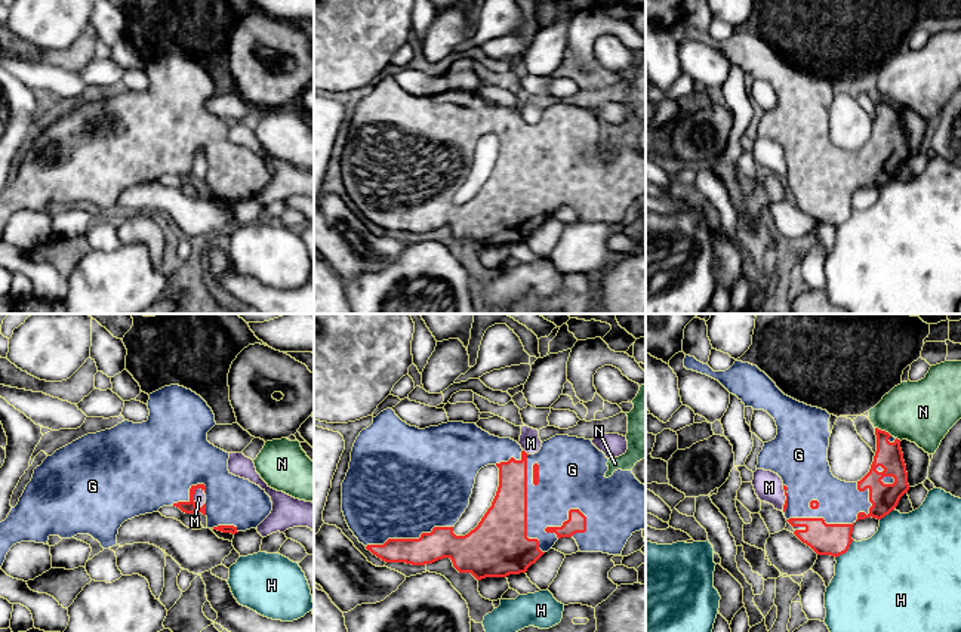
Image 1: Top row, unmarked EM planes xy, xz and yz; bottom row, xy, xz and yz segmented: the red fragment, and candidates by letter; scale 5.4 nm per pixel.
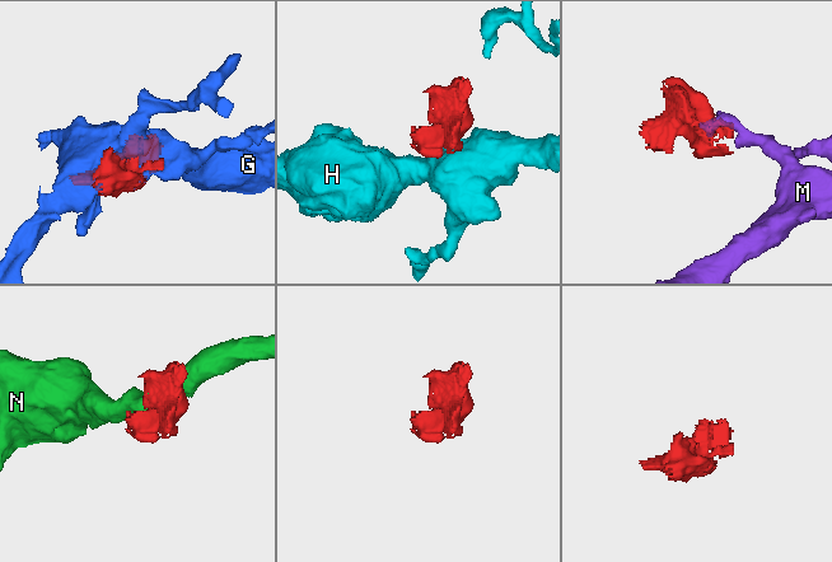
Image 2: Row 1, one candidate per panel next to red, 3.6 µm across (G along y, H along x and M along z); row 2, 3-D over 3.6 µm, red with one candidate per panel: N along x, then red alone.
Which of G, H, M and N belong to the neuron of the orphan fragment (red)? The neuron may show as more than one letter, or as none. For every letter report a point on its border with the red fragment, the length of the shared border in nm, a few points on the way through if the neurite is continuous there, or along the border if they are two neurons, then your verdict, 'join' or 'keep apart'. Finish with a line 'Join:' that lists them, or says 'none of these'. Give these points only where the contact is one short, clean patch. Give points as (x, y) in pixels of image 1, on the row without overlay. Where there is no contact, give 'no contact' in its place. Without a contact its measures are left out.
G: contact yz (840, 193); length 480 nm; join
H: contact yz (846, 219); length 140 nm; keep apart
M: contact xy (193, 167); length 130 nm; border xy (197, 156), (194, 172), (199, 178); keep apart
N: contact yz (884, 99); length 110 nm; keep apart
Join: G

